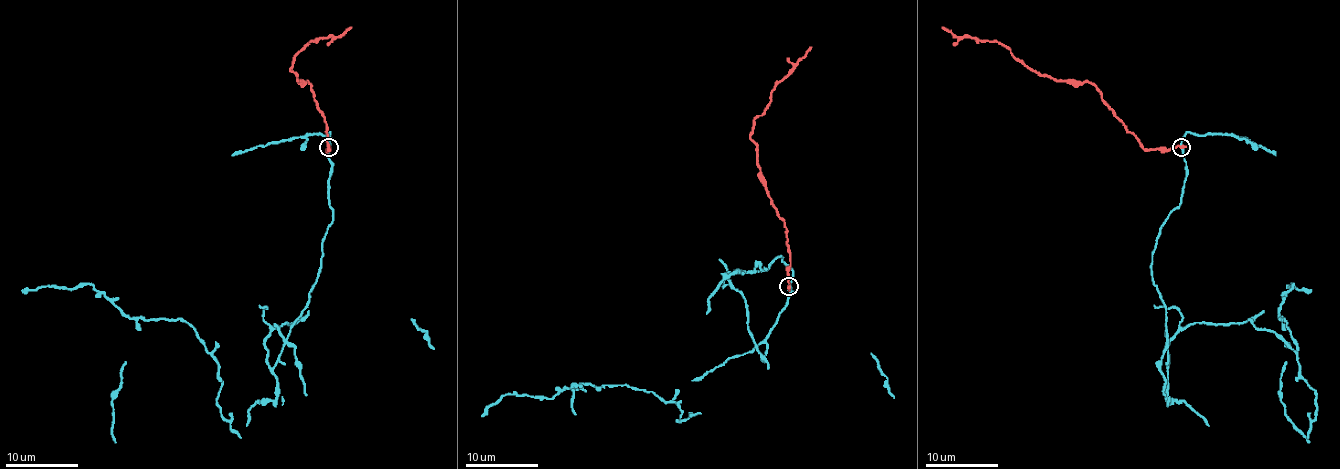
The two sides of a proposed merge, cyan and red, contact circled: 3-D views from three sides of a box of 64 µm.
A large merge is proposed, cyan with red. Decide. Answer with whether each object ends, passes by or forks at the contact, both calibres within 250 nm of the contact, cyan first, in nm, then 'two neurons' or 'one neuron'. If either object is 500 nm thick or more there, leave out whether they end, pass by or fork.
cyan passes by; red ends; calibres 150 and 260 nm; two neurons

